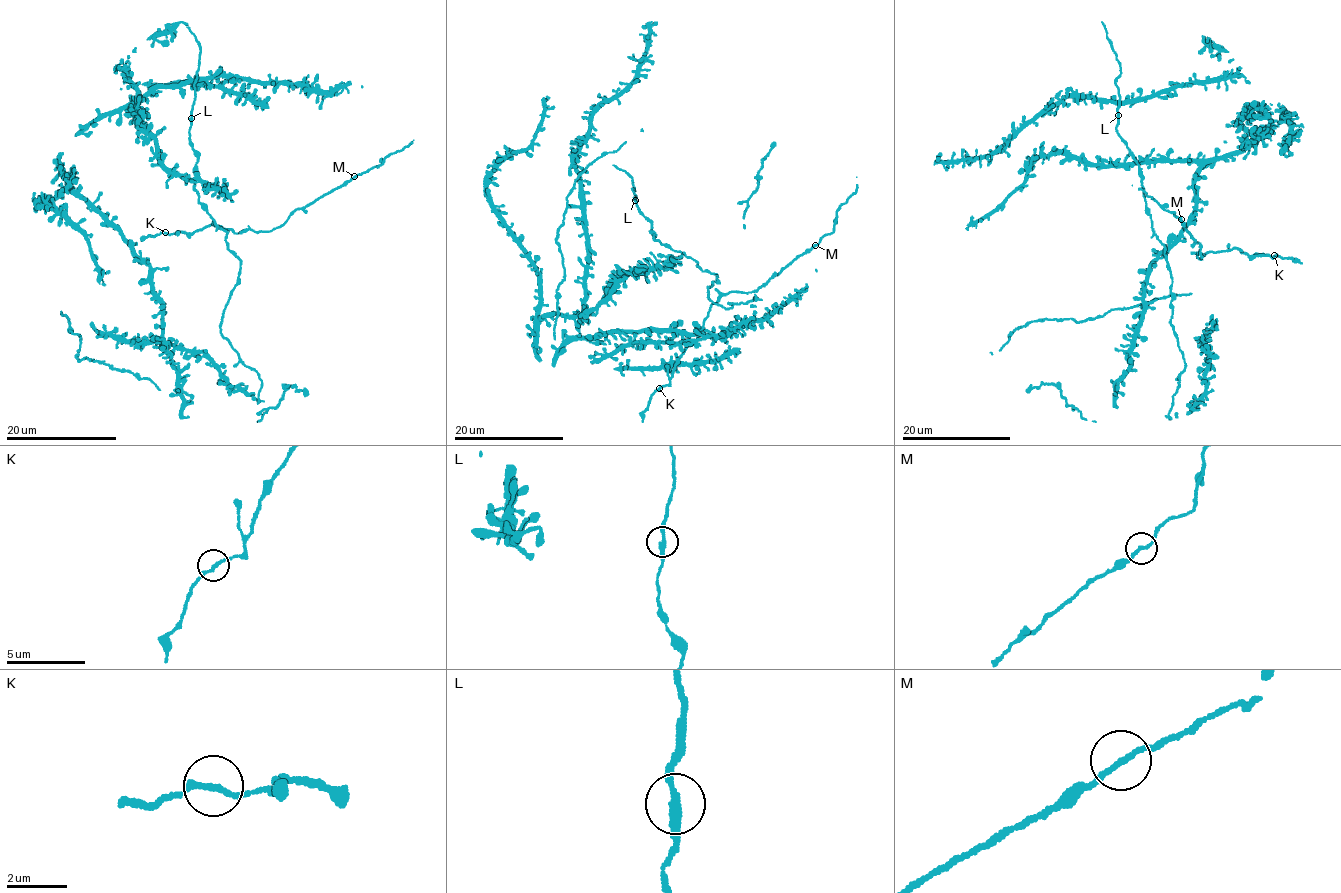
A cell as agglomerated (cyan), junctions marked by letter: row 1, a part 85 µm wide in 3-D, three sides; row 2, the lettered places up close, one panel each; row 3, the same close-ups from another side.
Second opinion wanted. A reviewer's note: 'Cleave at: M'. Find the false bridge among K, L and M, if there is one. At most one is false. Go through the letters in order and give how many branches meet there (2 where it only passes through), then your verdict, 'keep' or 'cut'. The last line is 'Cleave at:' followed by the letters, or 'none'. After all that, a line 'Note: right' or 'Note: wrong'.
K: 2 branches meet; keep
L: 2 branches meet; keep
M: 2 branches meet; keep
Cleave at: none
Note: wrong

